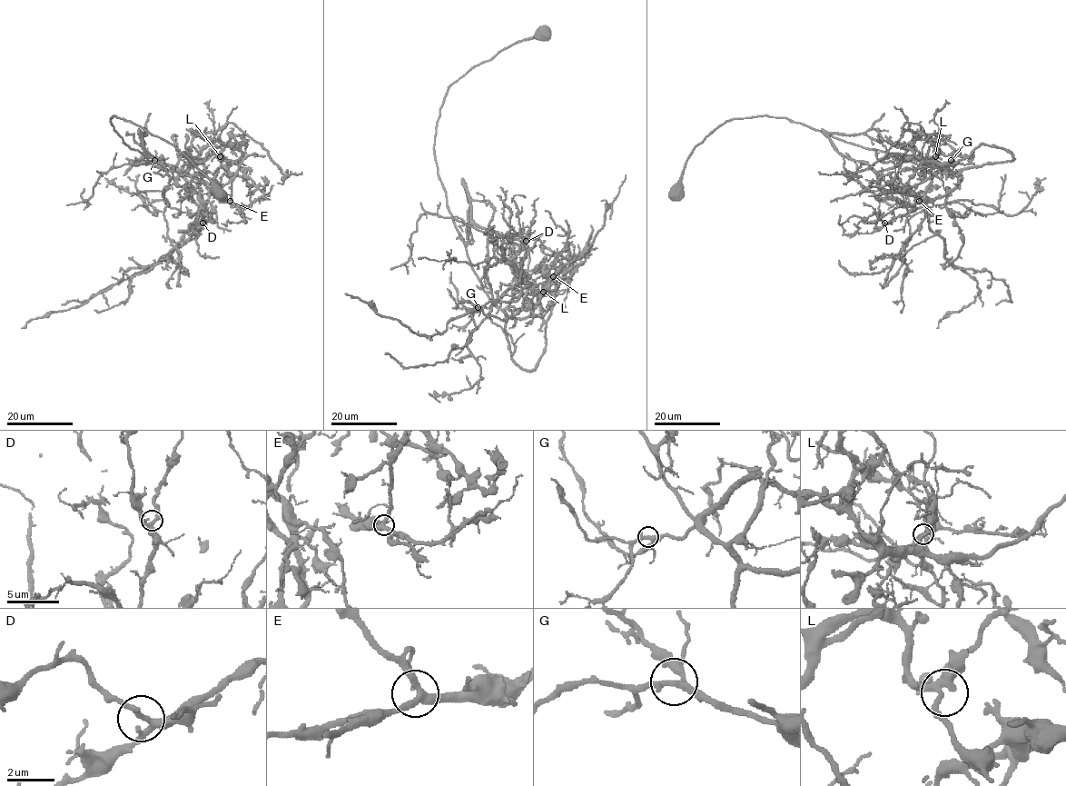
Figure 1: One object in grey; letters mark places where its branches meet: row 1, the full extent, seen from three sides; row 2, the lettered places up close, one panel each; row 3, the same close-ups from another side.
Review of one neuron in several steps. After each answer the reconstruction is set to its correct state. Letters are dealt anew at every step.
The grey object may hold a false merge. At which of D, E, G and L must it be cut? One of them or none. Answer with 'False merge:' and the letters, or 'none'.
False merge: G

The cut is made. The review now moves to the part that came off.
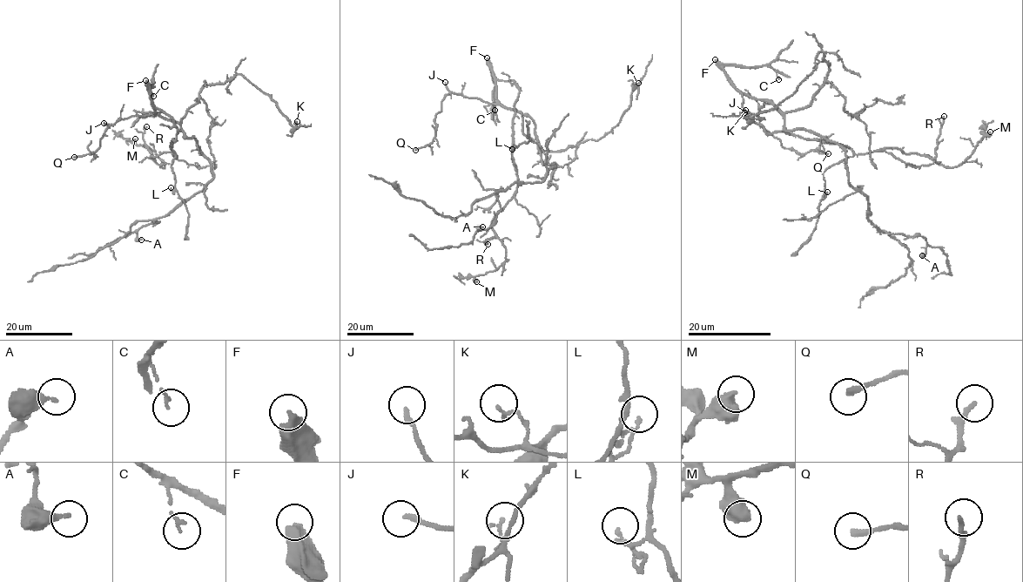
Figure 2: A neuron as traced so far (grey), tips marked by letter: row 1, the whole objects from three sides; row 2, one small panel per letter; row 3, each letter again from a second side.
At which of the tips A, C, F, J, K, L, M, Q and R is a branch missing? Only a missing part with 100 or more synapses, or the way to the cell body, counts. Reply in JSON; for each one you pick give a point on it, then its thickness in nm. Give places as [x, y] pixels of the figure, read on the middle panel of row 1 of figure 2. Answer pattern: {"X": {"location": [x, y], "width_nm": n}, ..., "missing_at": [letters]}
{"F": {"location": [487, 57], "width_nm": 480}, "missing_at": ["F"]}

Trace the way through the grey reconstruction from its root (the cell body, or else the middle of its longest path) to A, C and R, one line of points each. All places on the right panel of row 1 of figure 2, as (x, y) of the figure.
A: (772, 104), (786, 130), (810, 130), (844, 152), (868, 219), (922, 236), (922, 255)
C: (772, 104), (766, 98), (753, 98), (742, 93), (723, 67), (770, 65), (778, 79)
R: (772, 104), (742, 95), (743, 110), (767, 134), (840, 143), (856, 154), (899, 148), (934, 158), (944, 116)

